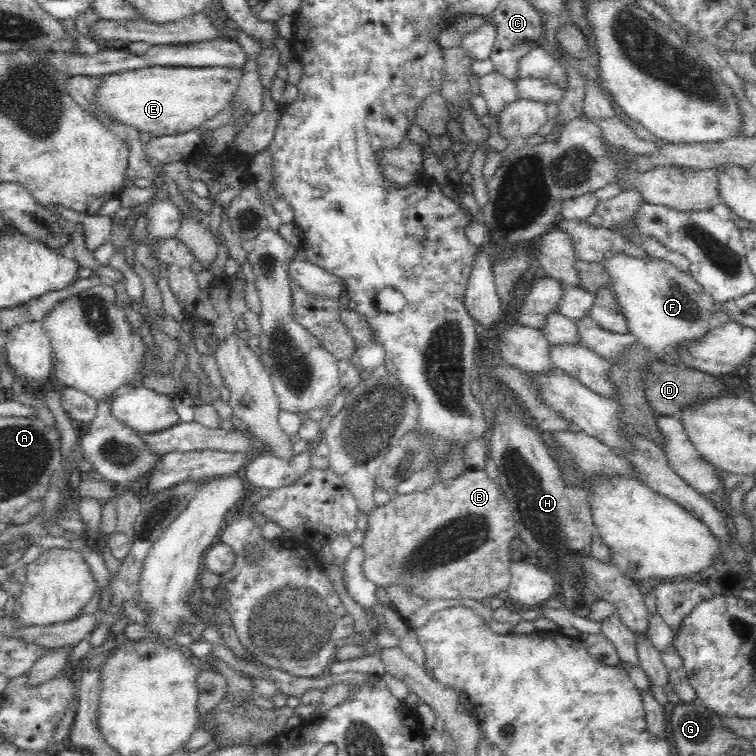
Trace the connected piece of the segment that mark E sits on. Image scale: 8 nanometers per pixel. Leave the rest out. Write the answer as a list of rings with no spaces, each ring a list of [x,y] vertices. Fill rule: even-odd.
[[[232,65],[217,67],[149,66],[106,75],[96,90],[96,101],[98,101],[98,107],[104,109],[108,115],[116,117],[116,120],[122,121],[124,124],[134,126],[139,131],[148,132],[153,137],[176,135],[200,128],[206,120],[218,116],[220,112],[228,108],[232,98],[236,96],[241,76],[242,68],[232,67]]]

